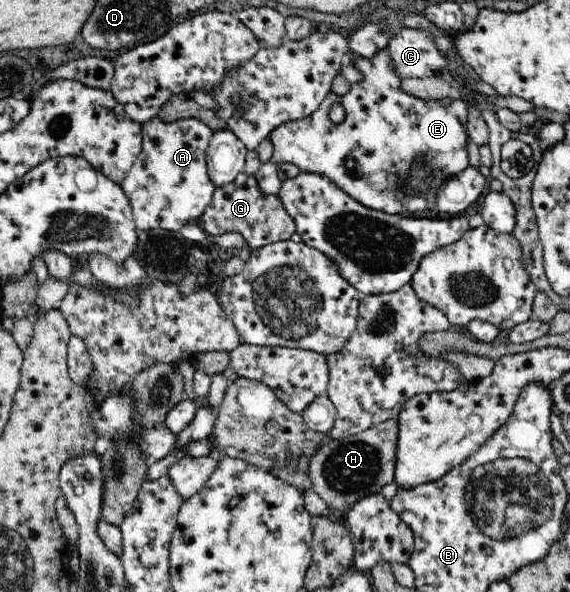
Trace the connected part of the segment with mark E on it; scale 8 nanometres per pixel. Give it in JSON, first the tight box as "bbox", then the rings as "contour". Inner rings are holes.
{"bbox":[254,48,472,216],"contour":[[[386,48],[371,58],[365,58],[351,49],[346,54],[351,64],[361,72],[362,79],[351,83],[347,94],[339,96],[331,91],[315,112],[299,120],[280,124],[269,133],[274,149],[272,158],[254,174],[259,192],[263,196],[278,196],[281,182],[276,178],[277,166],[281,162],[291,162],[301,171],[327,176],[343,192],[367,208],[404,216],[438,215],[437,198],[445,180],[470,167],[468,146],[471,140],[467,122],[472,103],[466,96],[461,99],[425,100],[405,92],[401,87],[401,79],[390,69]],[[335,104],[342,106],[345,112],[344,119],[338,123],[329,117]]]}

